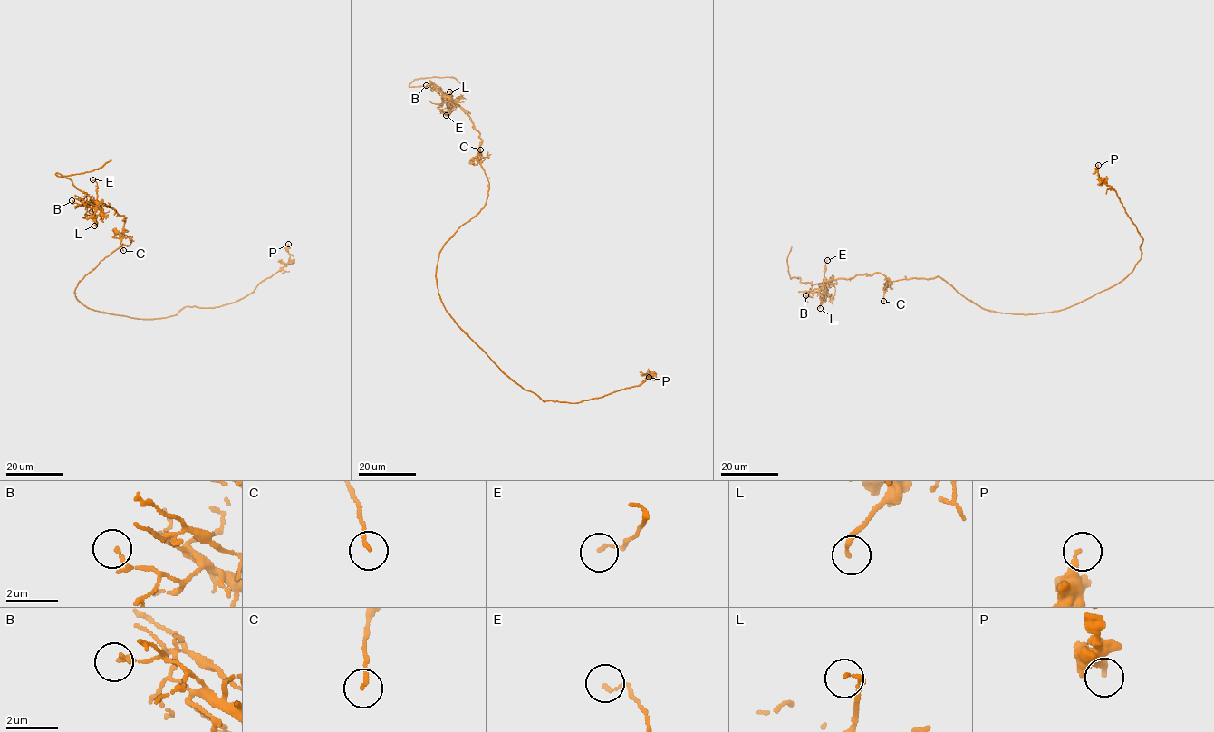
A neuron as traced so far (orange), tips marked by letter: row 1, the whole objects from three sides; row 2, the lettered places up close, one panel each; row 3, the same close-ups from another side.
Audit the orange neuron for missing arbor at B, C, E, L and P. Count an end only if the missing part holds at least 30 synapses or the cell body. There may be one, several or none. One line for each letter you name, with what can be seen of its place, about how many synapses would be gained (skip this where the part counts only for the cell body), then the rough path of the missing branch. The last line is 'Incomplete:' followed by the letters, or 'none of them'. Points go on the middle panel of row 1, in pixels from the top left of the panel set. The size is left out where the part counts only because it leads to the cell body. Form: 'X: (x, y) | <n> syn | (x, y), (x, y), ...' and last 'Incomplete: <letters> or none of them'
Incomplete: none of them

